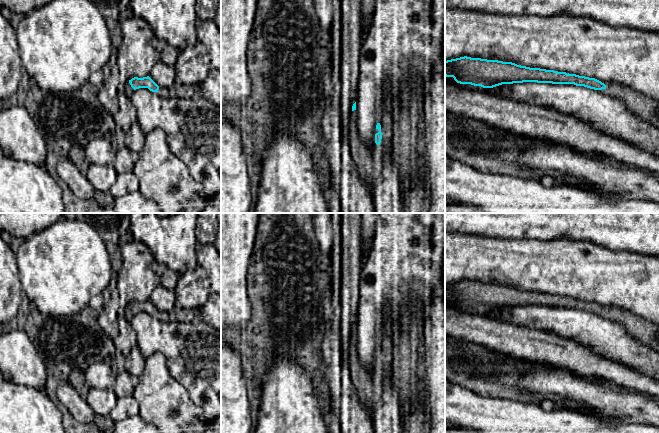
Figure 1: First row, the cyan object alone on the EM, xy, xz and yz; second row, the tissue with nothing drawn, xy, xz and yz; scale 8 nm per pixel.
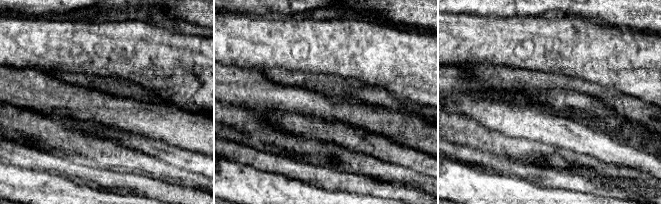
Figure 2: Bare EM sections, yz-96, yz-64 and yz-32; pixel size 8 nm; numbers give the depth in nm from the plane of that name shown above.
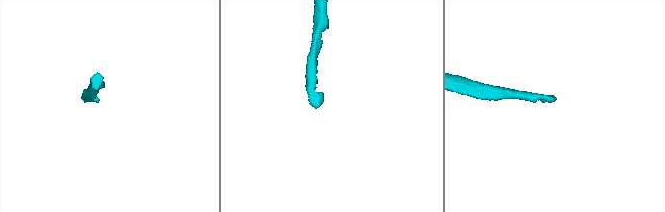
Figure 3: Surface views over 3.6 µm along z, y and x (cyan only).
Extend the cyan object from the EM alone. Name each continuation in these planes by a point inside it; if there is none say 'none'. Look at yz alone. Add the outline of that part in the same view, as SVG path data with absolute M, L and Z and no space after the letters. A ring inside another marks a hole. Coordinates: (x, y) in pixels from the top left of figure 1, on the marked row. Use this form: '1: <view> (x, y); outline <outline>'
none

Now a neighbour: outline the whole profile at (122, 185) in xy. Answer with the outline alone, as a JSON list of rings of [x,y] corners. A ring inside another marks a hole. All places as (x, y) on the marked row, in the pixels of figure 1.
[[[133,172],[117,175],[115,184],[109,189],[110,194],[116,199],[128,192],[139,189],[139,180]]]

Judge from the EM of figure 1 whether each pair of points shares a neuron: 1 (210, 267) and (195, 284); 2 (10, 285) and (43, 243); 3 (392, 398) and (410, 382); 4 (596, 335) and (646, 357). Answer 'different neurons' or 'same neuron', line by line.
1: same neuron
2: different neurons
3: different neurons
4: same neuron

